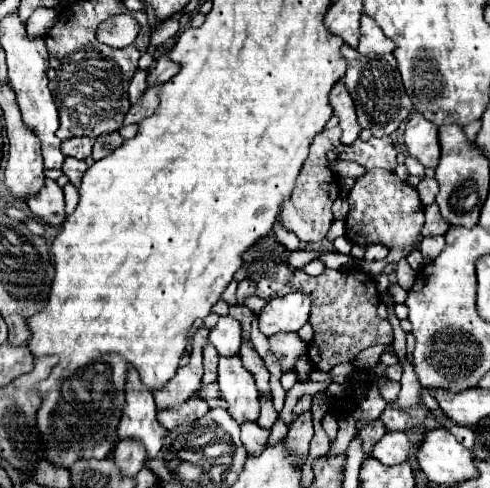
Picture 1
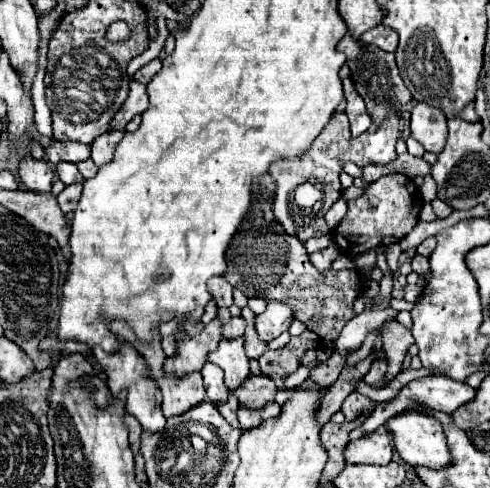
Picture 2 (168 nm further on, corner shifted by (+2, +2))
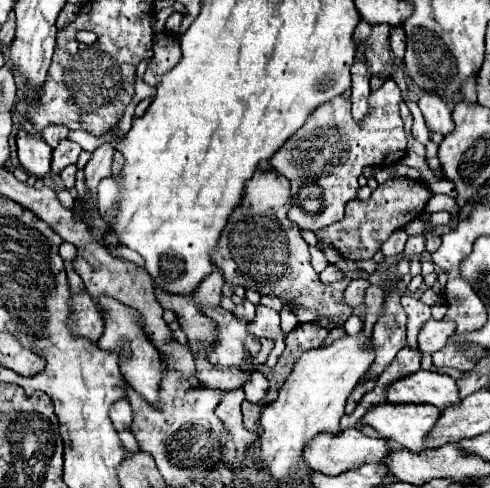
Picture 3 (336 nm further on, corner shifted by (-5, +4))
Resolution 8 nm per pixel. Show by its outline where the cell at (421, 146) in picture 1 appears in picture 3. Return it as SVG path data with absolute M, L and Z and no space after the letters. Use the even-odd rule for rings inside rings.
M424 93L418 101L422 113L424 113L424 119L426 119L426 125L432 129L432 131L438 131L442 135L448 135L452 129L454 129L454 121L450 117L450 107L446 105L444 99L440 99L438 95L432 95L432 93Z

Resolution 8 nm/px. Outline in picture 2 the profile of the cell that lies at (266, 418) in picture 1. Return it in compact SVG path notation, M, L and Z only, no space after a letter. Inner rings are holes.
M251 375L249 381L245 381L233 395L239 399L239 407L249 409L261 409L267 403L275 401L277 387L273 385L273 379L265 375Z

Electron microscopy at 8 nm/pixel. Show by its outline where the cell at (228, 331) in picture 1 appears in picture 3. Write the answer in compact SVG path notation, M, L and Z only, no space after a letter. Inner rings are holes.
M244 299L240 305L236 305L234 315L236 315L236 317L242 317L242 319L246 319L246 321L250 321L250 319L254 317L254 305L252 305L248 299Z

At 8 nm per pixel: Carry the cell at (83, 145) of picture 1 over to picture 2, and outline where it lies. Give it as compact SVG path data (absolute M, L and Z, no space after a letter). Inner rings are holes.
M53 141L47 149L47 161L51 163L59 163L59 161L71 161L71 163L79 163L89 159L91 155L91 145L85 143L75 143L75 141Z

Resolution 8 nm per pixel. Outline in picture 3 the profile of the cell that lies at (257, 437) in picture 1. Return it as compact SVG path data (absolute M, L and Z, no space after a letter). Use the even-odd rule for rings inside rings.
M252 371L252 379L248 379L248 383L244 387L246 399L250 403L260 403L260 399L266 395L266 391L268 391L268 379L260 371Z

